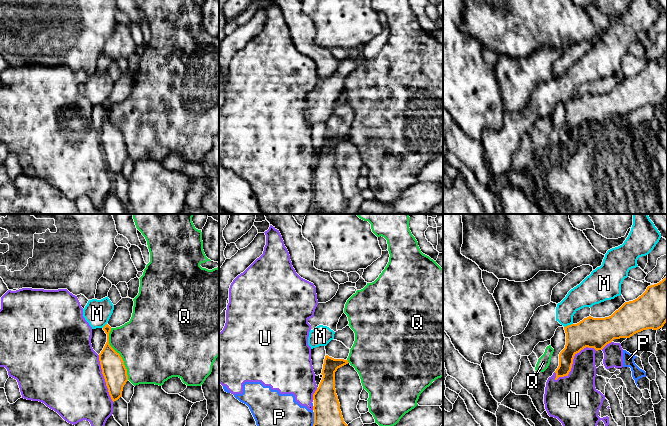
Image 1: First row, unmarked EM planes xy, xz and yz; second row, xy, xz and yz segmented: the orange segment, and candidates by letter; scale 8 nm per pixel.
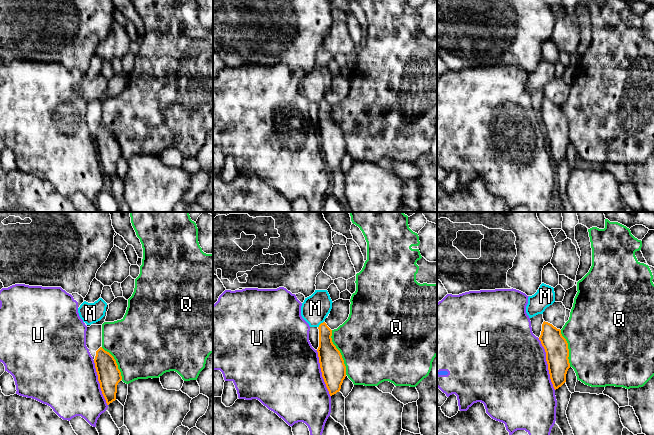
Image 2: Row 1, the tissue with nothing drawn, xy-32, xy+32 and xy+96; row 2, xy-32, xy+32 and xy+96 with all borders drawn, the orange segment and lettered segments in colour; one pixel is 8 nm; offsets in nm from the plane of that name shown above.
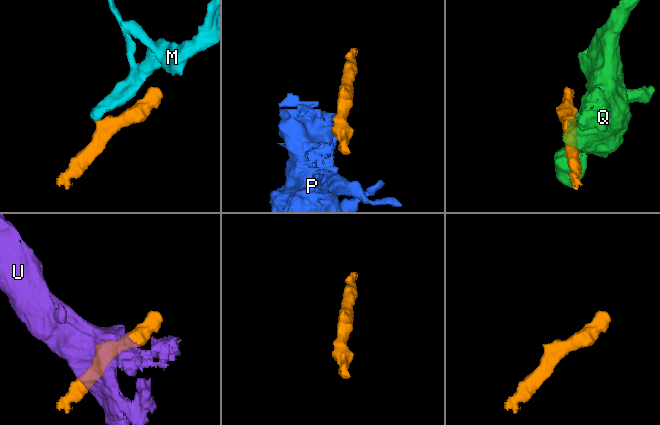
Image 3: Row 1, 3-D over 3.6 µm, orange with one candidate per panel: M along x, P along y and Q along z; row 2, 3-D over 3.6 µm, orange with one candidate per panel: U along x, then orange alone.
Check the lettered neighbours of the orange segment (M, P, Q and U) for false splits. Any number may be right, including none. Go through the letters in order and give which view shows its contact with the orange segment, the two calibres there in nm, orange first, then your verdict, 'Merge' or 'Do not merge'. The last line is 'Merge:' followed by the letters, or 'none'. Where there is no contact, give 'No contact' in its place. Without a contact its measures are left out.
M: Touches orange in yz. Thickness 240 nm (orange) against 180 nm. Do not merge
P: Touches orange in xz. Thickness 220 nm (orange) against 240 nm. Do not merge
Q: Touches orange in xy. Thickness 190 nm (orange) against 480 nm. Do not merge
U: Touches orange in yz. Thickness 220 nm (orange) against 300 nm. Do not merge
Merge: none

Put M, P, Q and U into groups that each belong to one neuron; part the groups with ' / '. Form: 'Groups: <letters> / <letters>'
Groups: M / P U / Q

